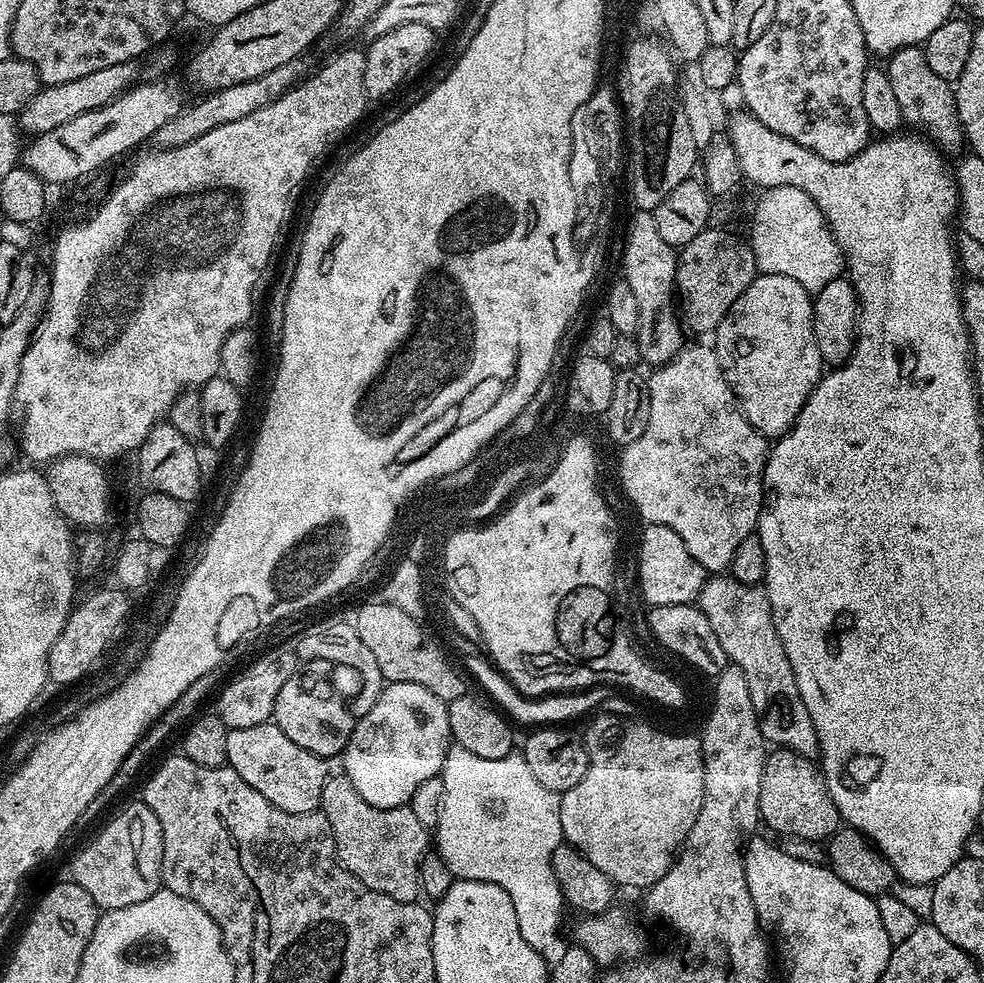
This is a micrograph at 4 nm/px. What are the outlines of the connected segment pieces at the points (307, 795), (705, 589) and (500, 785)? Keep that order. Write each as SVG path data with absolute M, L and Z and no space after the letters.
M274 723L259 724L249 728L233 728L226 738L228 764L241 776L262 798L287 812L302 814L319 809L322 798L322 786L328 781L330 769L319 756L302 750L302 746L290 742L282 730Z
M712 574L704 581L698 607L706 622L710 622L710 630L714 630L714 638L718 638L729 661L736 664L742 674L746 674L746 682L750 686L750 702L754 702L754 714L765 741L776 748L785 748L794 754L802 754L802 758L815 761L820 755L818 734L814 730L810 710L806 710L806 702L802 702L798 694L798 682L794 678L790 658L782 646L782 638L778 638L767 591L754 584L738 582L731 574Z
M449 743L446 758L442 762L442 770L438 784L444 787L440 796L440 817L434 824L434 848L440 851L440 860L458 880L474 882L494 882L494 886L502 886L506 894L510 894L510 902L514 902L514 914L518 914L518 930L522 938L550 966L559 962L570 947L560 933L560 923L564 920L566 901L558 886L558 878L554 878L552 855L565 843L560 817L561 793L546 790L538 778L534 778L530 766L526 766L526 758L522 754L513 754L504 758L478 758L478 754L470 754L466 746Z

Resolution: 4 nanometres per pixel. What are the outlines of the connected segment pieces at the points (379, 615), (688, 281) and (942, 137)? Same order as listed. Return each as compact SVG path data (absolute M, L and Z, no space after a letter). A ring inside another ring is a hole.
M367 602L354 615L354 623L358 630L358 638L374 659L378 661L378 670L382 670L385 681L397 684L398 682L414 682L430 694L445 702L454 698L462 698L466 694L461 669L448 661L446 653L440 649L440 644L420 625L417 617L406 614L396 605L374 605Z
M711 226L705 228L702 234L698 234L698 238L694 238L694 242L685 244L683 248L679 249L676 261L674 292L678 297L678 312L687 331L689 333L715 333L716 327L722 322L722 318L726 318L730 306L734 306L734 302L738 302L738 294L742 294L742 290L746 290L746 286L750 286L750 282L755 280L757 275L758 269L752 253L752 246L745 237L743 240L742 237L735 236L732 230Z
M923 47L903 48L892 53L887 57L886 71L898 98L898 107L902 109L904 124L912 127L909 129L919 130L945 154L965 147L964 128L956 109L956 93L949 81L938 78L938 74L930 70L930 62L926 62Z

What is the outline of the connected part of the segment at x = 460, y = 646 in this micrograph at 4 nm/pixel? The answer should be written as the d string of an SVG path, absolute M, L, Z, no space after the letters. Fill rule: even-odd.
M451 633L451 646L464 658L463 667L476 678L477 682L489 693L486 693L515 723L542 726L545 724L564 724L586 712L591 713L594 707L606 701L611 689L606 686L594 686L579 692L548 694L533 698L517 691L506 676L485 656L475 652L475 643L456 633ZM518 721L518 722L517 722Z

